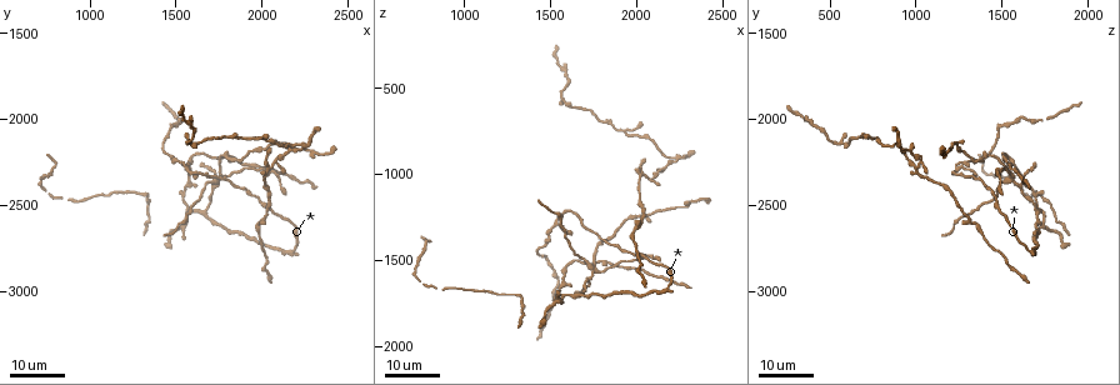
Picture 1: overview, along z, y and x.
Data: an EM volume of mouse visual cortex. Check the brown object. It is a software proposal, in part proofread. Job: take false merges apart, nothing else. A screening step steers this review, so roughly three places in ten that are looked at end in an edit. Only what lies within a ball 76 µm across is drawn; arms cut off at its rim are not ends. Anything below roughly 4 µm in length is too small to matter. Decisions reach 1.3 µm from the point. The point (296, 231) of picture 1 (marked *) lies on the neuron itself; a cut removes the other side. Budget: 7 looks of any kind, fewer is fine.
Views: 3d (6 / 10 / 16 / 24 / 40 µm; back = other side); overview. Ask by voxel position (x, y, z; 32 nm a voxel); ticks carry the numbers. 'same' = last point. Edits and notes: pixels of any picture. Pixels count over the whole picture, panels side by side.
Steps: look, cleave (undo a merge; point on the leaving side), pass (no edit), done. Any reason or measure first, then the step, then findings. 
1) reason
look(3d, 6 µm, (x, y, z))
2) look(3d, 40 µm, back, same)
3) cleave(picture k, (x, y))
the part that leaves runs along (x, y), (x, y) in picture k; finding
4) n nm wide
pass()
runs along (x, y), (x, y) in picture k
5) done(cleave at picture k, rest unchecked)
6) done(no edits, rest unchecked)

arms part here
look(3d, 24 µm, (1560, 2280, 1260))

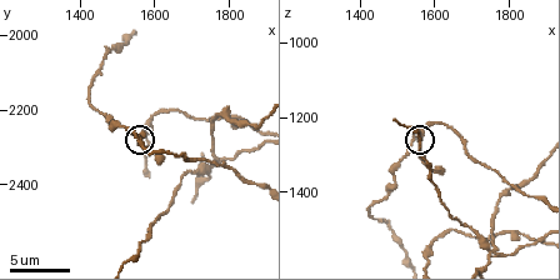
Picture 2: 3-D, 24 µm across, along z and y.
closer look
look(3d, 10 µm, same)

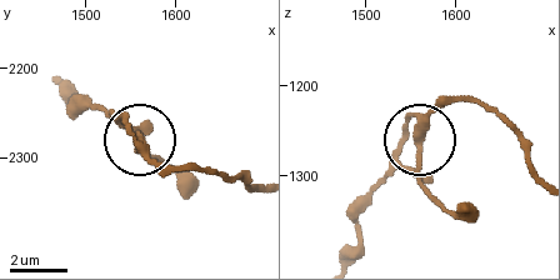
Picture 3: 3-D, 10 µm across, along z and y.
pass()
all the same neuron

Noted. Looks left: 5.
three arms meet
look(3d, 24 µm, (1580, 2140, 560))

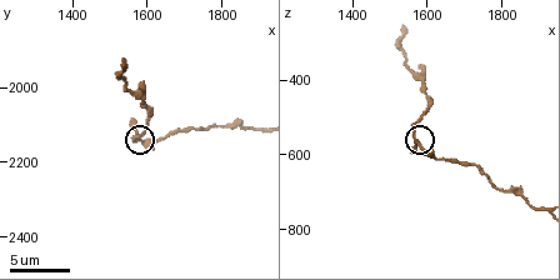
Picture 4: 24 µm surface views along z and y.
zoom in
look(3d, 10 µm, same)

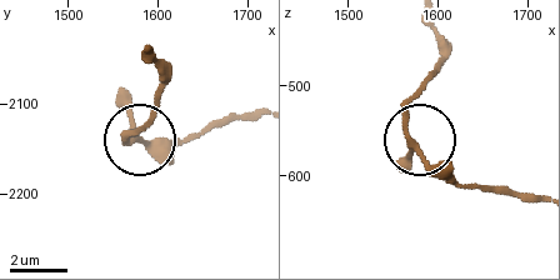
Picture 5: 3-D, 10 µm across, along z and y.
240 nm wide
pass()
runs along (538, 203), (459, 183), (423, 153), (409, 109), (428, 75) in picture 5; all the same neuron

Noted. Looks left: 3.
two arms in line, one across
look(3d, 16 µm, (2240, 2160, 900))

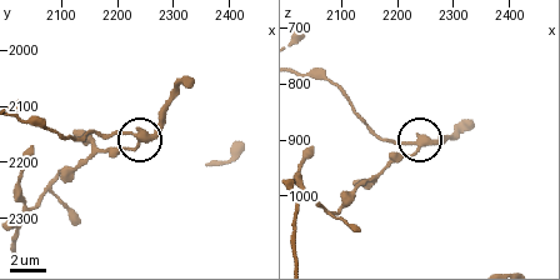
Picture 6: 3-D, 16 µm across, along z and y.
look(3d, 6 µm, (2235, 2150, 895))

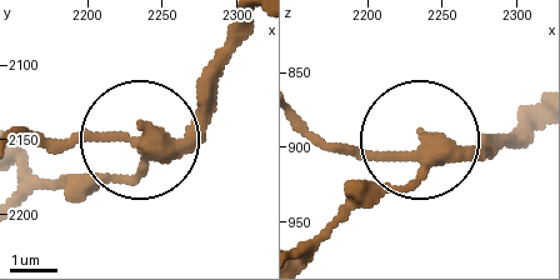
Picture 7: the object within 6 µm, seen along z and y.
look(3d, 6 µm, back, (2238, 2154, 898))

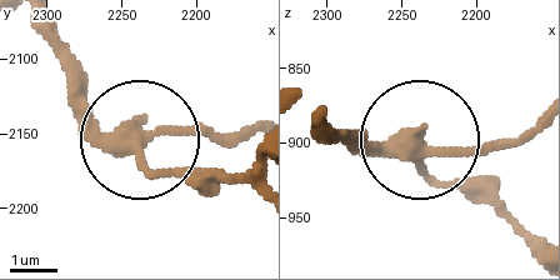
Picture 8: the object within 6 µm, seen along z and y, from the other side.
side arm 5 µm; 3 arms
pass()
all the same neuron

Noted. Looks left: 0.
done(no edits, rest unchecked)

